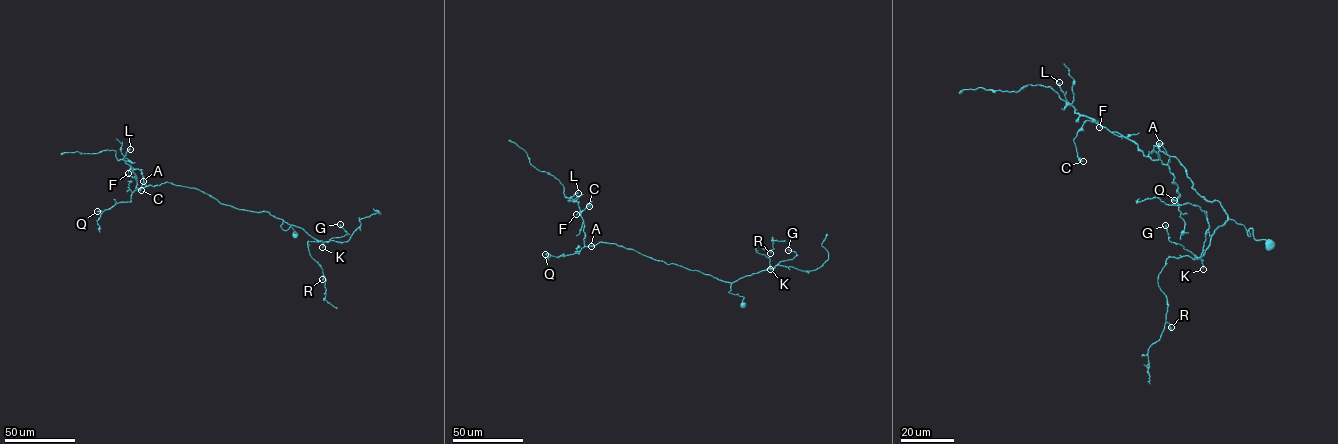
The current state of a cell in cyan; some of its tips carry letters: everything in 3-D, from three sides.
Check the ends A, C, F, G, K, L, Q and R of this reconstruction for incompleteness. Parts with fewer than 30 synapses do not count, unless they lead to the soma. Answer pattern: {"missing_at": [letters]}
{"missing_at": []}

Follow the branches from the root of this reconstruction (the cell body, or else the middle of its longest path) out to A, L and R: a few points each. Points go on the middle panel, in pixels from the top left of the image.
A: (743, 305), (743, 296), (728, 292), (731, 283), (667, 264), (615, 244), (600, 242), (591, 246)
L: (743, 305), (743, 296), (728, 292), (731, 283), (711, 275), (615, 244), (586, 246), (571, 198), (578, 193)
R: (743, 305), (743, 296), (728, 292), (731, 283), (770, 267), (769, 258), (756, 251), (757, 245), (770, 253)

